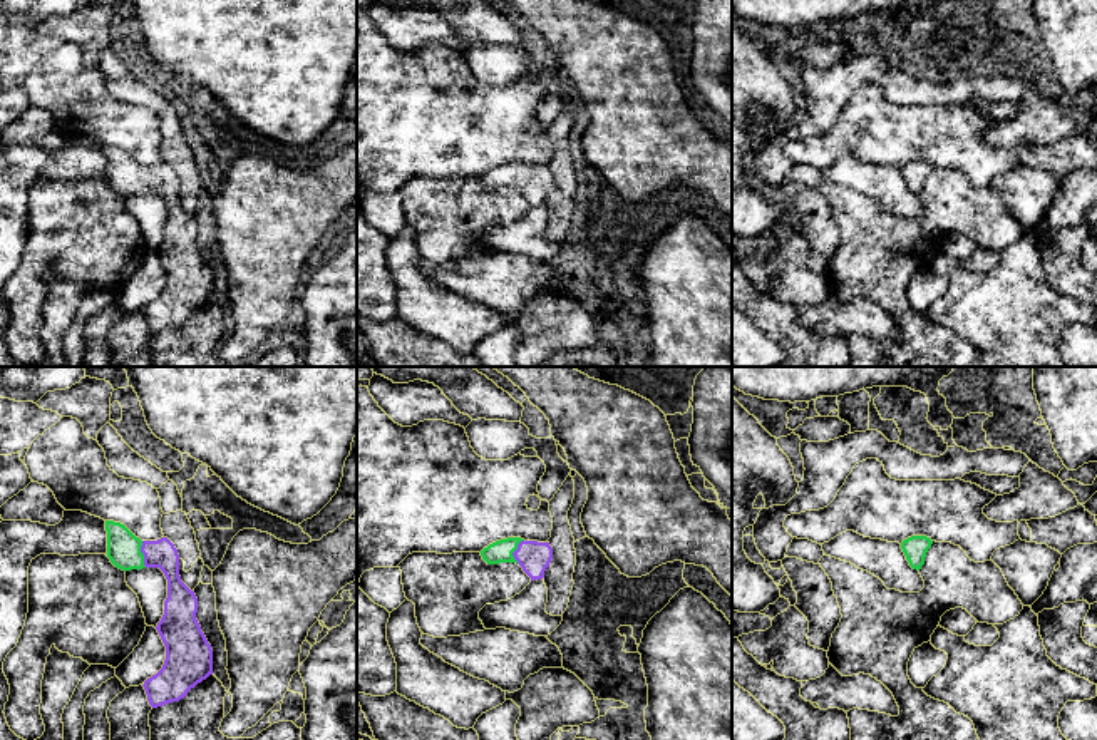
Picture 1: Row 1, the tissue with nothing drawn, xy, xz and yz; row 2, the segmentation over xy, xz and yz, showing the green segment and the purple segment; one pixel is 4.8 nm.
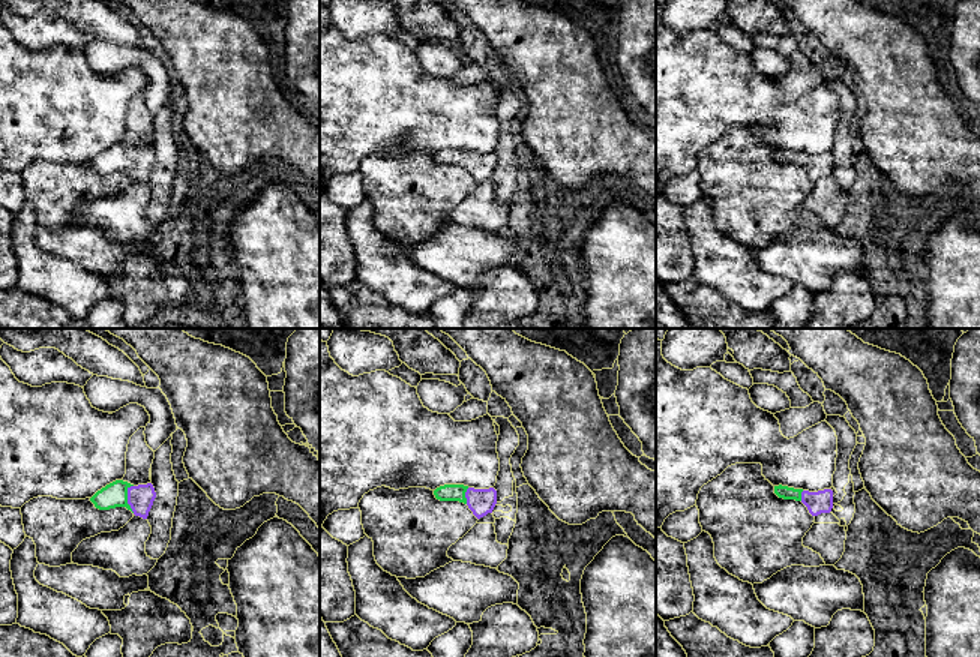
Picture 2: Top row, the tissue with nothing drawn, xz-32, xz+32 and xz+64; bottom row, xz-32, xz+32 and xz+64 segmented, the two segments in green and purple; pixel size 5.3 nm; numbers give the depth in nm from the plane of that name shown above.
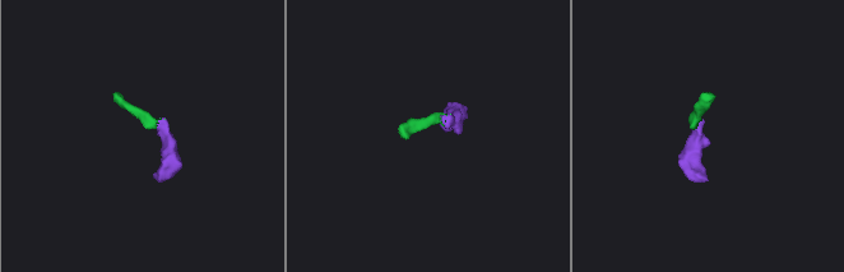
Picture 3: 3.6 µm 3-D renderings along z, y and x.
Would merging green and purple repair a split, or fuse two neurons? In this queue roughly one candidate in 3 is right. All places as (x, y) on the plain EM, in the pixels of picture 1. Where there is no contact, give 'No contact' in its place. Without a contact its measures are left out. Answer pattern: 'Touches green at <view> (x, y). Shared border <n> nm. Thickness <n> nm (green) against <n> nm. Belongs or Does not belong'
Touches green at xy (143, 179). Shared border 130 nm. Thickness 160 nm (green) against 140 nm. Belongs

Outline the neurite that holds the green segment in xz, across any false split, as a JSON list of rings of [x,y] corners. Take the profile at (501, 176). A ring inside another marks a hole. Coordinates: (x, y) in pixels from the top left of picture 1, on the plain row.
[[[507,162],[484,172],[481,181],[487,189],[516,188],[534,206],[544,203],[553,184],[553,172],[549,167]]]

